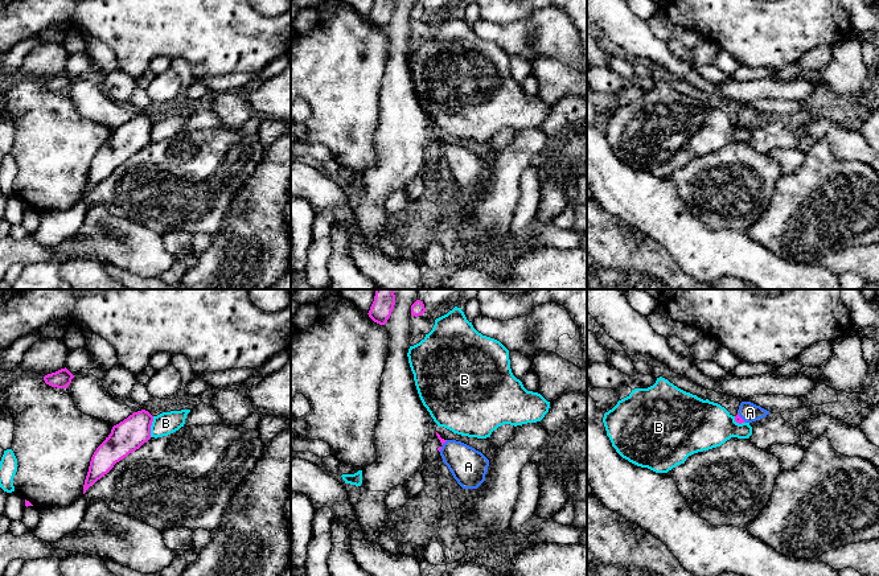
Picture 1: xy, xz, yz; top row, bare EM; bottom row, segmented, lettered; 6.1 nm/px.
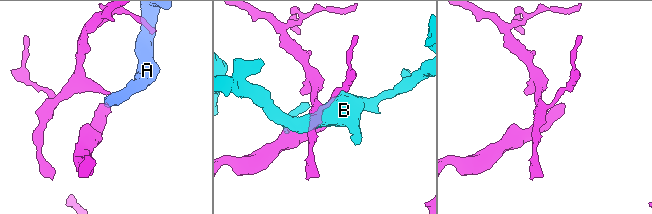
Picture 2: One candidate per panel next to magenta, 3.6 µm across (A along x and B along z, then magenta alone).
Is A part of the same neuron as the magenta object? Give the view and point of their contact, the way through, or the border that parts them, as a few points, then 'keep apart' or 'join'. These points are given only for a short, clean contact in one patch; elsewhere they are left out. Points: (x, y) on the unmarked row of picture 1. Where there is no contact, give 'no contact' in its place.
meets magenta in yz at (740, 122); runs through yz (738, 123), (740, 122), (750, 116); join

